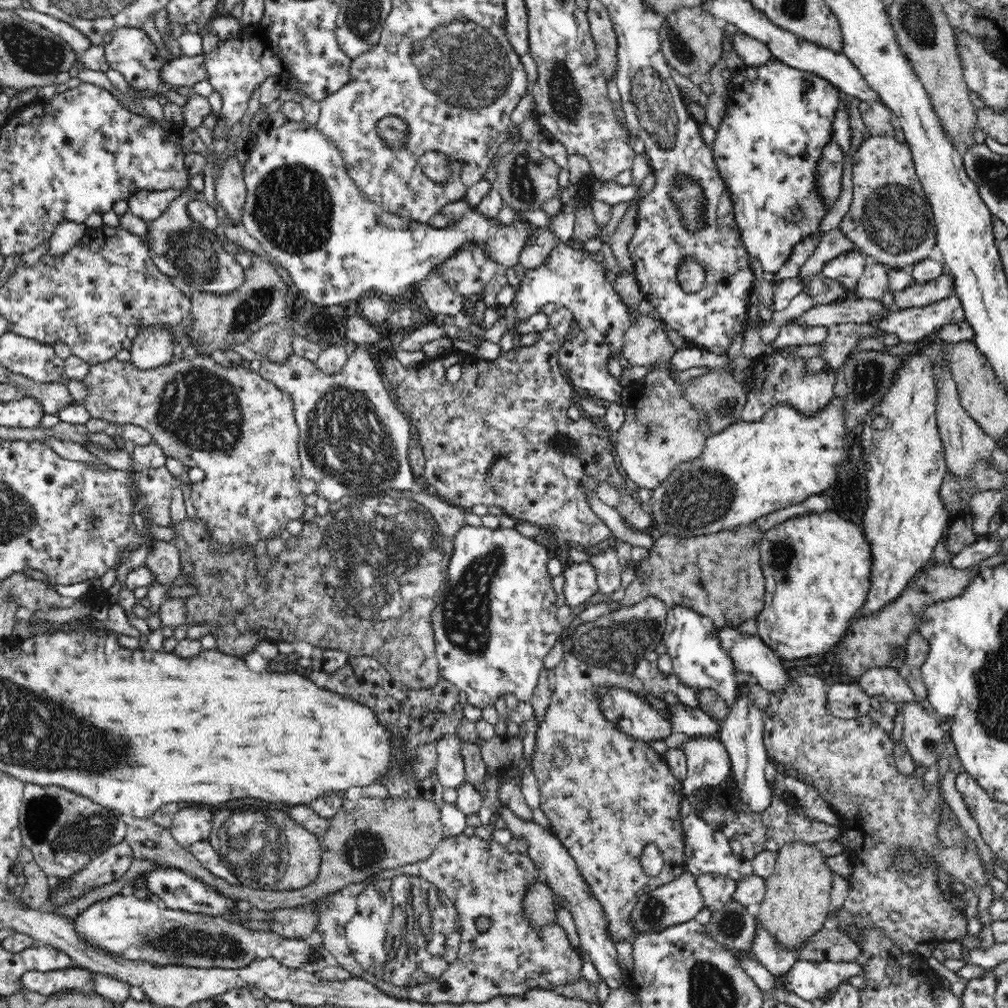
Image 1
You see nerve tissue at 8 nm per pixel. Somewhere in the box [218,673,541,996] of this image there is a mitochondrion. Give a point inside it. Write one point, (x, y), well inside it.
(404, 931)

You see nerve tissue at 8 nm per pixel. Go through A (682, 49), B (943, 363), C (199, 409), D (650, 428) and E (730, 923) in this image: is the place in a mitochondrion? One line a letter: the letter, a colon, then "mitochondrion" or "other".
A: mitochondrion
B: other
C: mitochondrion
D: mitochondrion
E: mitochondrion

